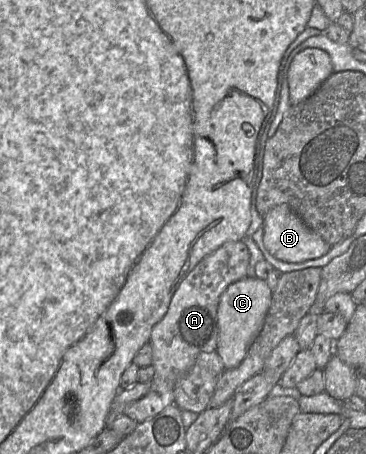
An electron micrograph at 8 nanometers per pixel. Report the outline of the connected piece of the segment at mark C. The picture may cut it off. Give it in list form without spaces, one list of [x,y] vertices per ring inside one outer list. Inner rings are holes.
[[[244,277],[230,284],[221,294],[217,309],[218,342],[216,352],[225,370],[237,367],[262,330],[272,300],[272,291],[265,280]]]

